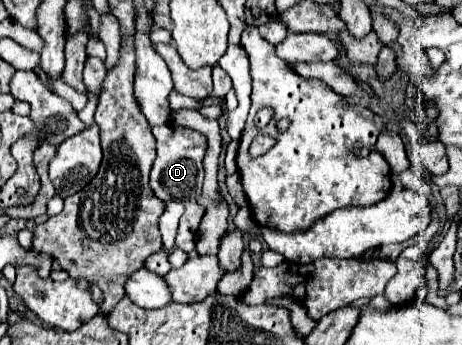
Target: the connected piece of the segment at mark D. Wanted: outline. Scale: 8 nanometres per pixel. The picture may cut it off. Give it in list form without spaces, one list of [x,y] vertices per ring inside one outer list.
[[[168,123],[166,127],[152,127],[154,137],[158,141],[158,155],[150,173],[150,187],[158,199],[176,199],[184,201],[184,215],[180,217],[180,227],[176,235],[176,245],[190,253],[194,249],[194,243],[190,243],[190,231],[196,233],[198,225],[206,213],[206,209],[198,203],[198,197],[202,195],[202,183],[204,183],[204,167],[202,159],[208,149],[208,139],[200,131],[180,127],[176,123]]]

